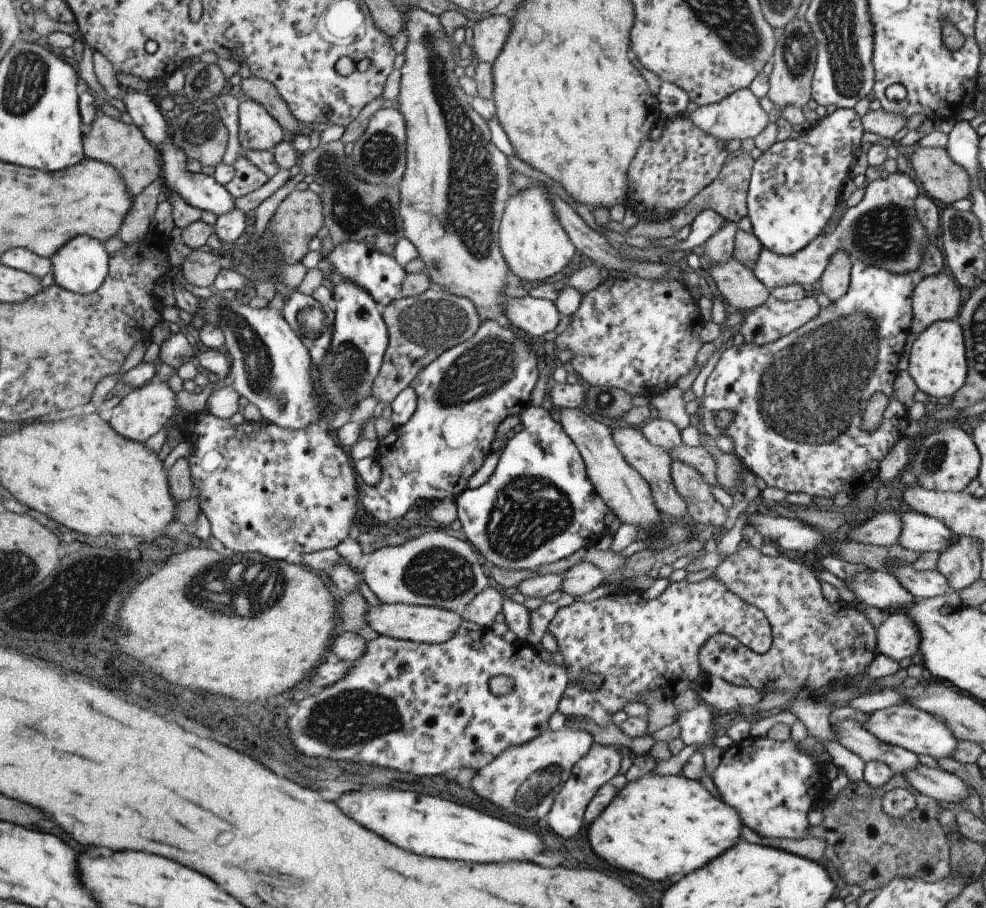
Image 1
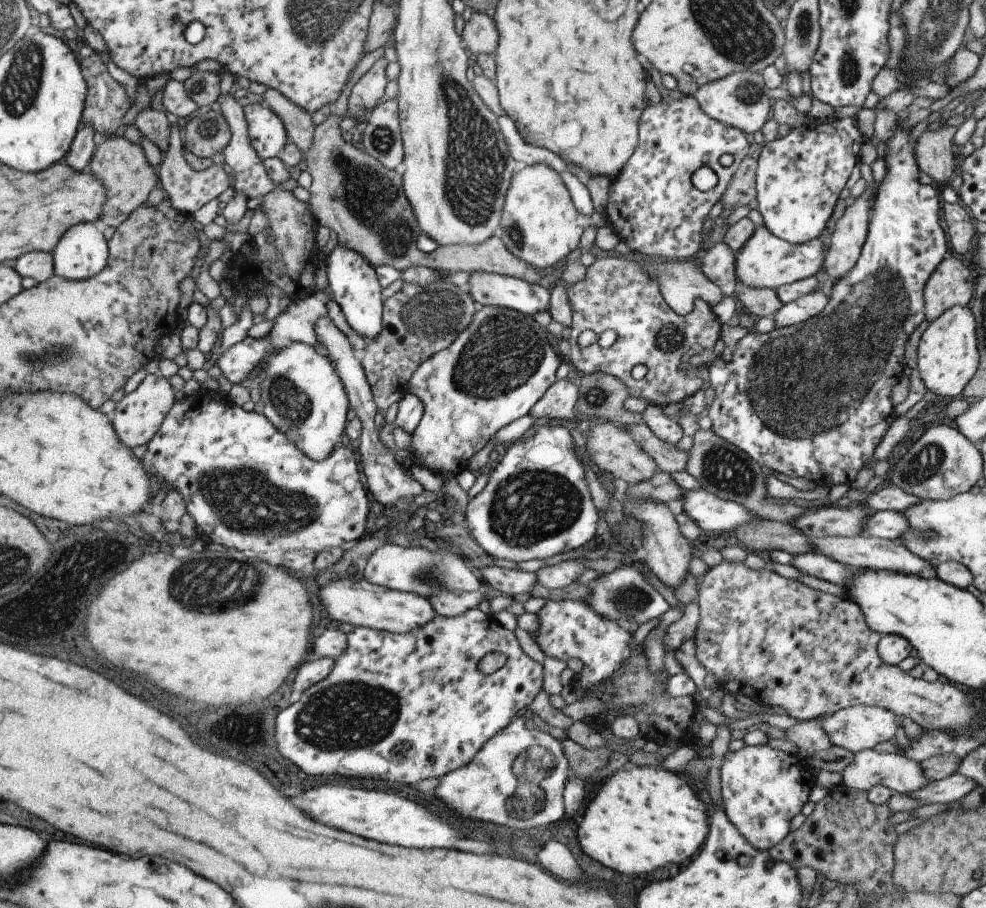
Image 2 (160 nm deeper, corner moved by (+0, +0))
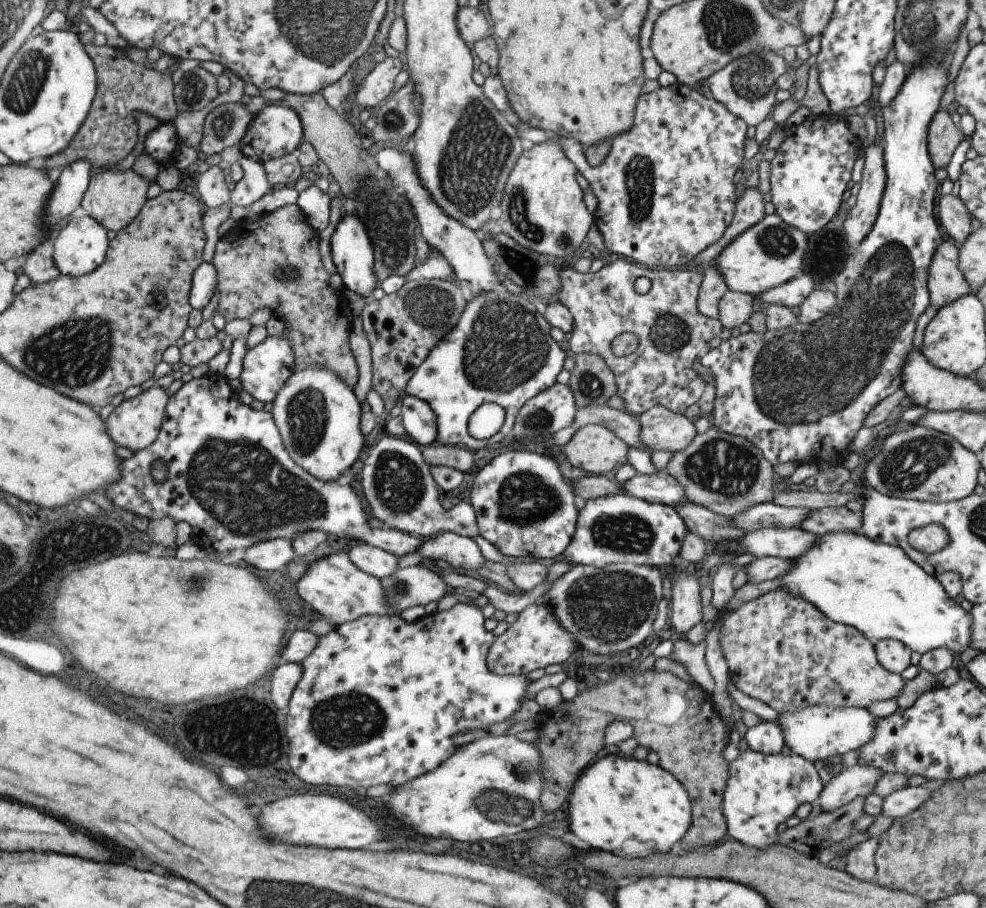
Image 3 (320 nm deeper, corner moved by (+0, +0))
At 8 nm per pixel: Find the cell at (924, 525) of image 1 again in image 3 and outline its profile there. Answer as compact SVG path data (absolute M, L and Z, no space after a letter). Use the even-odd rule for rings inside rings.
M823 507L810 510L798 526L812 535L822 535L831 531L859 531L860 512L851 512L843 507Z

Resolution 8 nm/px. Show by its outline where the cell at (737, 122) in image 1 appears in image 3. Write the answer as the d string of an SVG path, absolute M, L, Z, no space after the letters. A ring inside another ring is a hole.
M757 47L724 64L704 83L707 84L713 100L722 104L735 116L742 118L747 126L757 126L759 122L769 117L775 103L776 84L786 76L787 67L788 64L785 63L780 52L775 52L769 47Z

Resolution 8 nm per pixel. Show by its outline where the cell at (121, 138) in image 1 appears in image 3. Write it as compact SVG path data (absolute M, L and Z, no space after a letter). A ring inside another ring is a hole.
M101 169L93 172L86 191L84 192L81 207L89 218L104 226L106 230L120 231L129 224L147 200L145 192L149 184L139 176L133 174L131 169L119 172L116 169Z

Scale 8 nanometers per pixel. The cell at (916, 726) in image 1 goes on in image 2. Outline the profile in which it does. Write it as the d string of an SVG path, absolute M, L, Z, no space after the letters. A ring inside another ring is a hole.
M854 705L827 714L817 722L821 726L821 730L825 732L832 747L837 746L845 748L849 752L858 753L877 746L878 742L890 744L894 740L896 729L903 729L901 719L897 718L893 712L888 712L877 706Z

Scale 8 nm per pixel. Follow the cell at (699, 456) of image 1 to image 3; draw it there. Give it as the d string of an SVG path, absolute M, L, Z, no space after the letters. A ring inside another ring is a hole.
M605 405L577 407L570 426L578 429L589 423L604 426L616 434L626 446L638 447L650 455L651 451L647 451L638 441L638 418L636 416Z

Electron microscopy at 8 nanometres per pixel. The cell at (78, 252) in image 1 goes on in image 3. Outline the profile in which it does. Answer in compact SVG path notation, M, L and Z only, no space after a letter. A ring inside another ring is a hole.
M79 216L63 224L48 245L52 249L53 262L61 275L83 276L95 270L103 262L108 247L107 231L89 216Z

